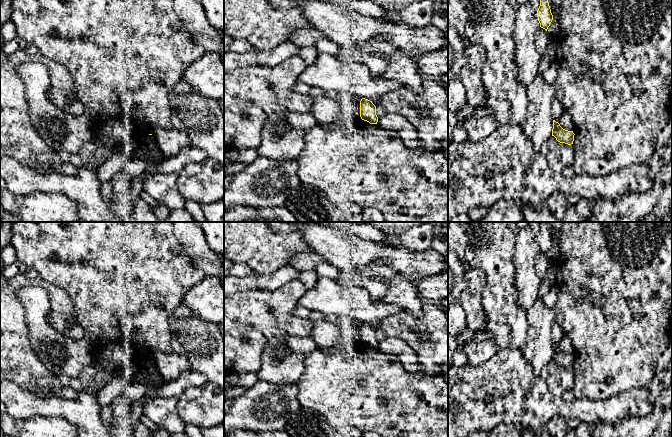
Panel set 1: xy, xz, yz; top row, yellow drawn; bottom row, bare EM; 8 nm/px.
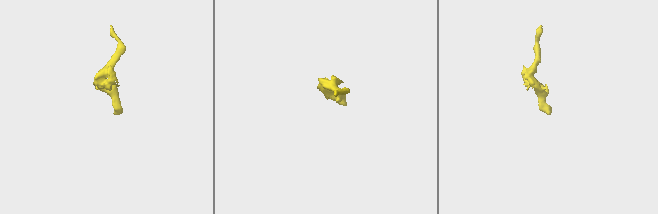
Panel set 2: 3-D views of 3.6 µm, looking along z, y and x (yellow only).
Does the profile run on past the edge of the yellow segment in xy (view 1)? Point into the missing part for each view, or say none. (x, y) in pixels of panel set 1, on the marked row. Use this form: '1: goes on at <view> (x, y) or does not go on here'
1: does not go on here

